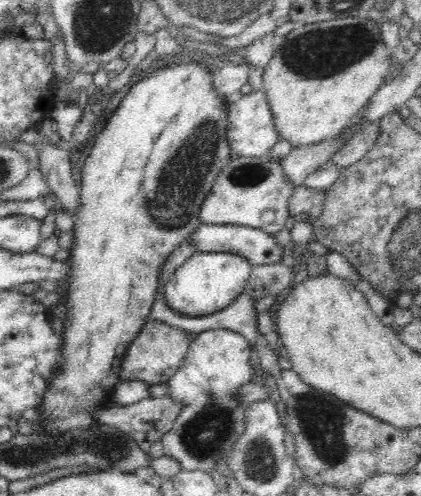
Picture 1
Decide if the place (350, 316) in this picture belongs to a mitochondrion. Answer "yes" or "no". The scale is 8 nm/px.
no

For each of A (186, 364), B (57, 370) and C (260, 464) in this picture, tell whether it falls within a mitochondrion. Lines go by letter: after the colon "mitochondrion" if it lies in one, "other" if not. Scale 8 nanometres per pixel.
A: other
B: other
C: mitochondrion

